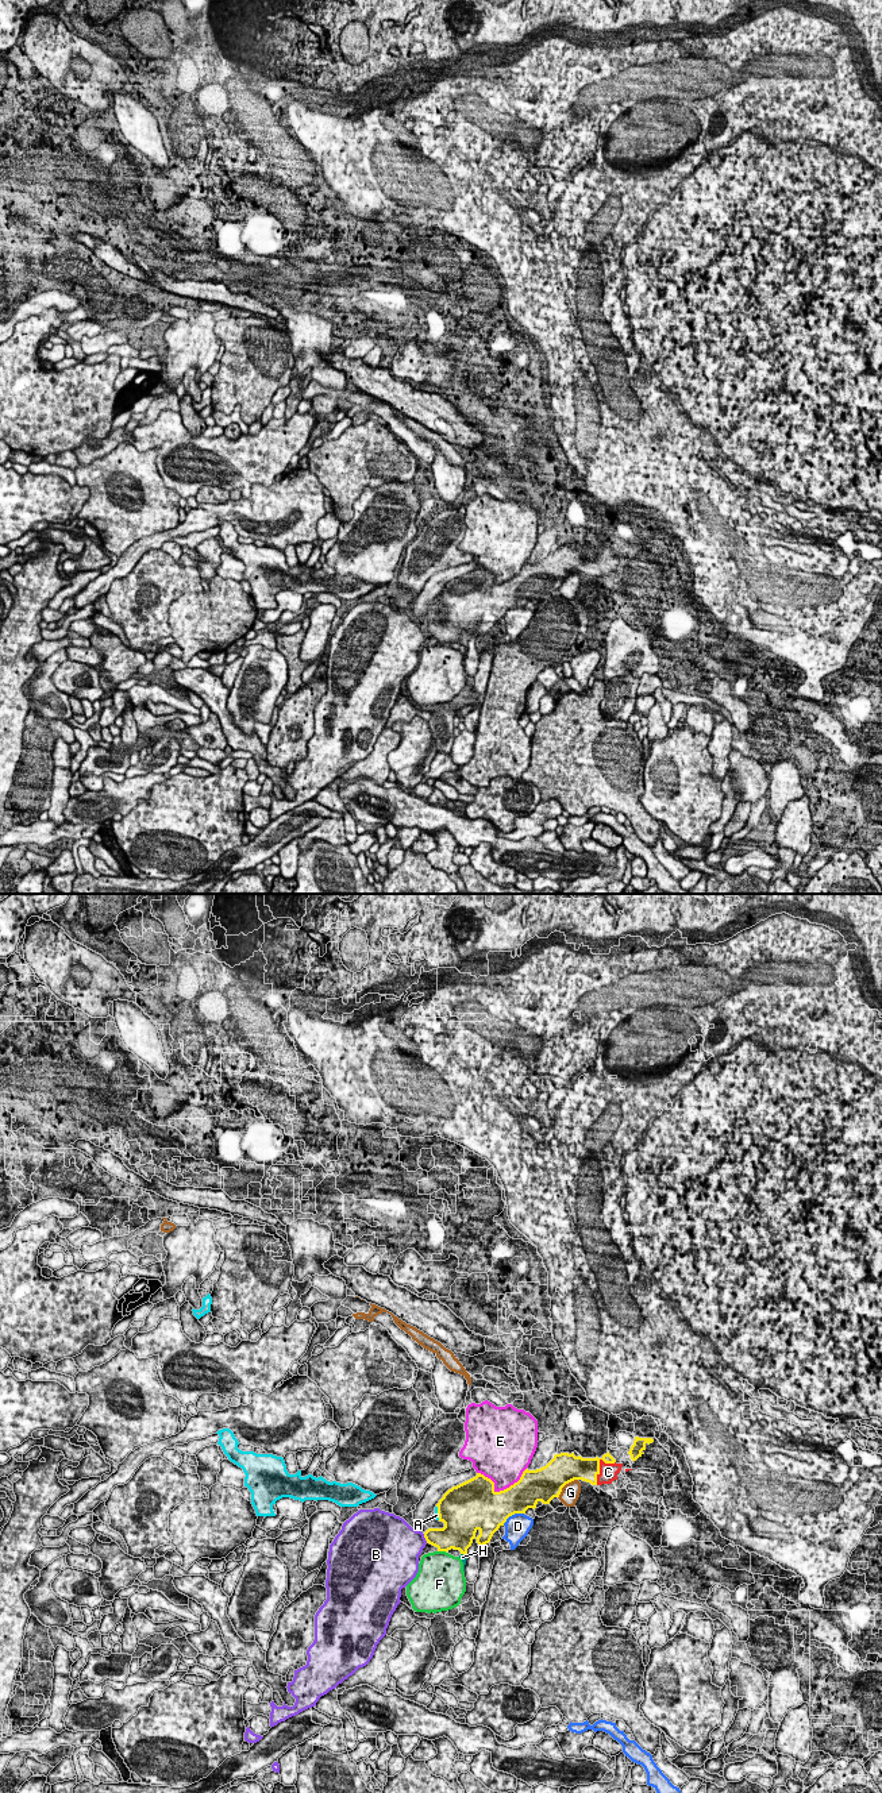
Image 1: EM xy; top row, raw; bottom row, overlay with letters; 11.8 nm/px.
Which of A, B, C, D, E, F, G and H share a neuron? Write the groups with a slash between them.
A / B / C H / D / E / F / G

